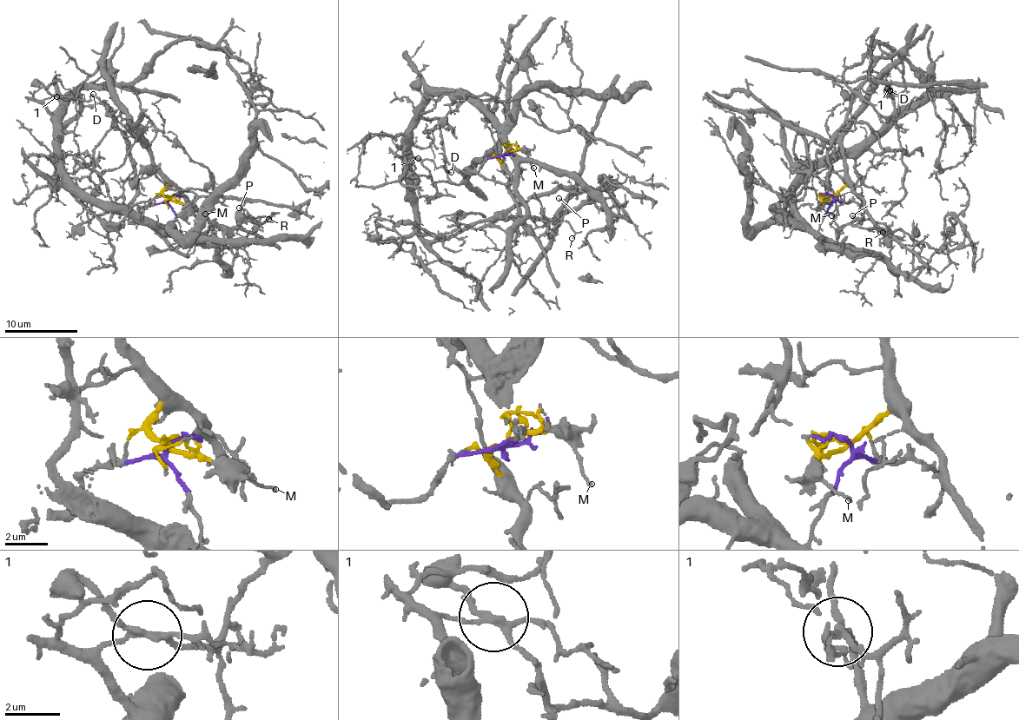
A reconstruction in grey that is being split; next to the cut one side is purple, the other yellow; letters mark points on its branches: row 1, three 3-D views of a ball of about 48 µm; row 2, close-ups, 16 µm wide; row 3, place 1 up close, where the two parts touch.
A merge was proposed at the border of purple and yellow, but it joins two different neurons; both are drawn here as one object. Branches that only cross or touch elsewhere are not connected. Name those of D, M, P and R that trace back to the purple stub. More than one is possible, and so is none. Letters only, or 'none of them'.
D

